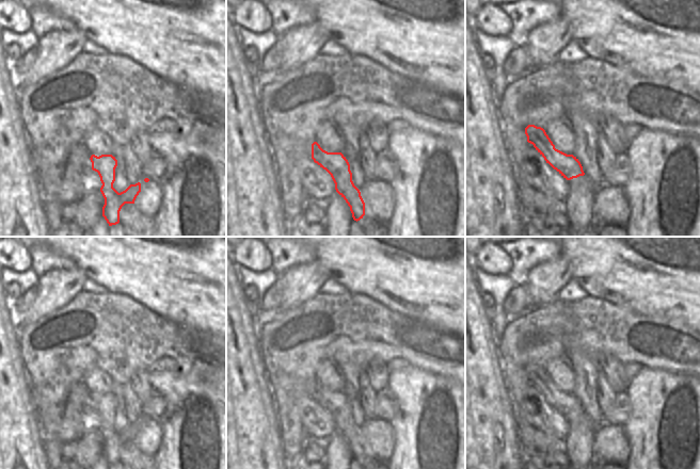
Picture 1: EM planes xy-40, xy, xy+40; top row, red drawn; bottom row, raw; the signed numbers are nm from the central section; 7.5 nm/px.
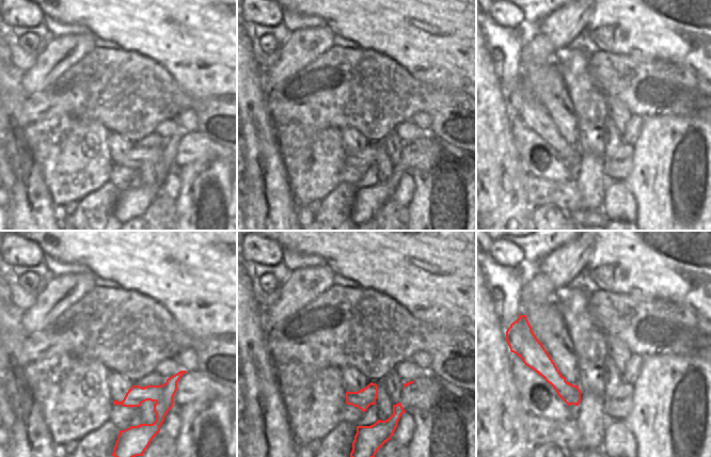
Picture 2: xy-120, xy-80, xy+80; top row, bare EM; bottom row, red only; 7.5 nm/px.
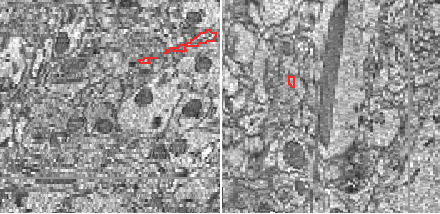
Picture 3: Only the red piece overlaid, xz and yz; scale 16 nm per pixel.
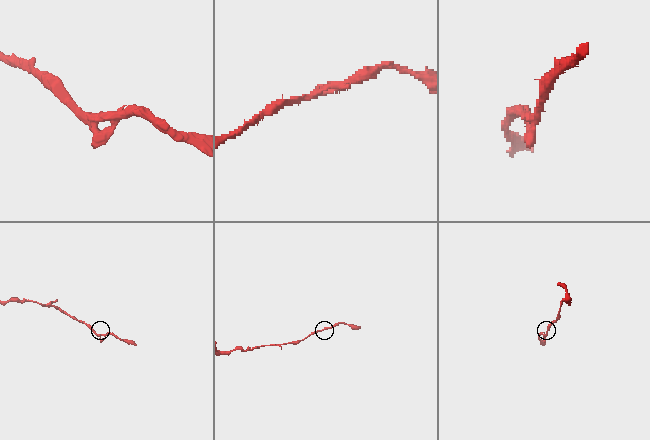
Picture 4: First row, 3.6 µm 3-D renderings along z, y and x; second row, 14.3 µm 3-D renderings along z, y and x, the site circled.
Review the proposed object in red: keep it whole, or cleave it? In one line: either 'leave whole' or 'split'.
split

